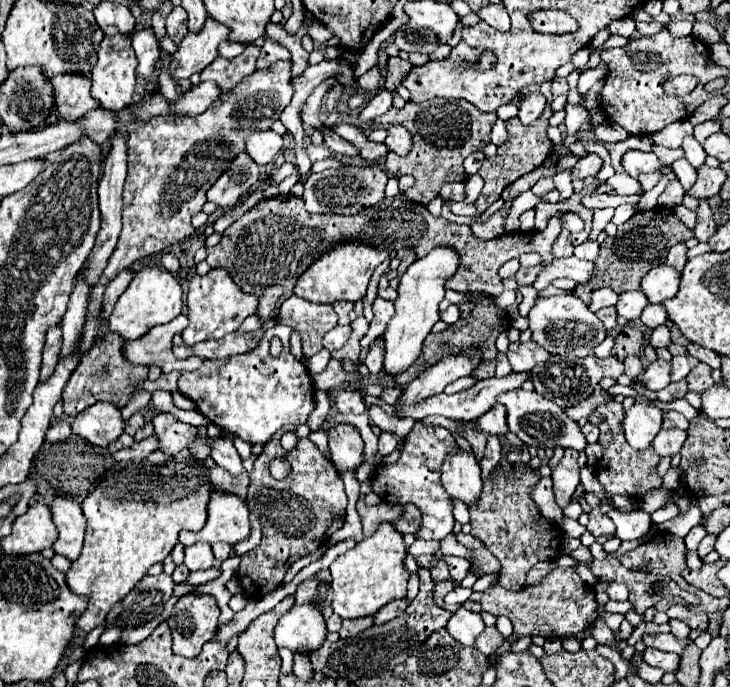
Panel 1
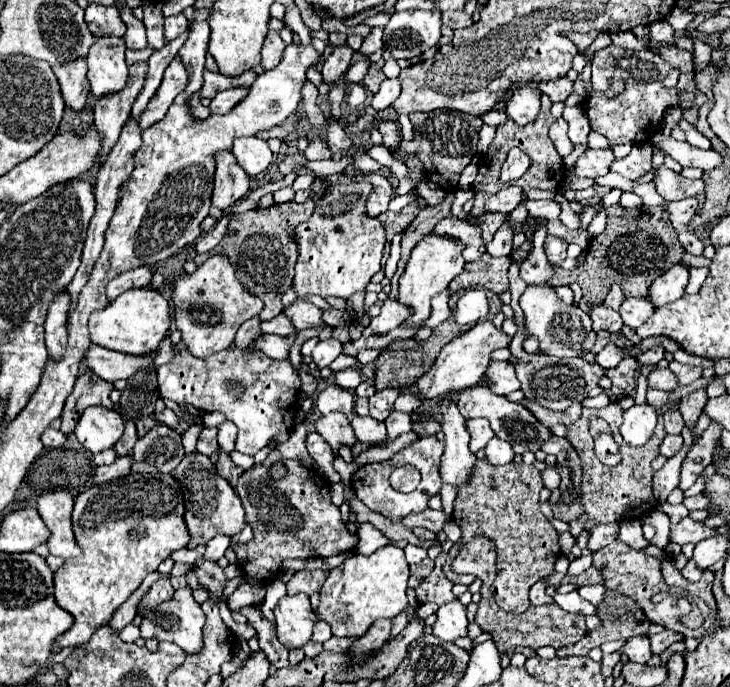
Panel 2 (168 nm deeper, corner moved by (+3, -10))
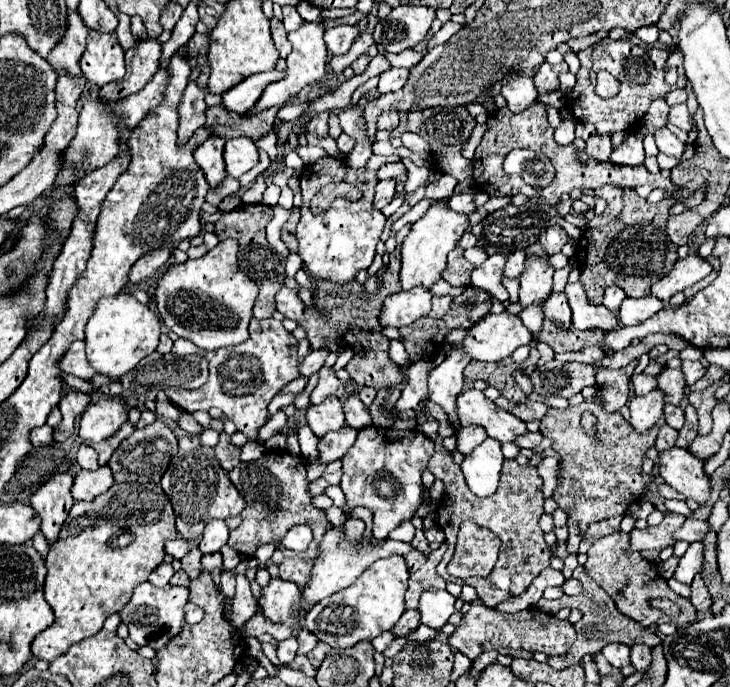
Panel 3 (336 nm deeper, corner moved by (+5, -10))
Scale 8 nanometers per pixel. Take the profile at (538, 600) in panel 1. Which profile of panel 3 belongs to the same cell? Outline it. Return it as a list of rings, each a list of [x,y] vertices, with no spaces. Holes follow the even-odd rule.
[[[477,598],[475,602],[471,602],[471,608],[463,616],[455,634],[449,636],[449,646],[461,650],[471,660],[475,660],[485,650],[499,650],[499,648],[521,648],[529,652],[539,650],[547,656],[563,656],[565,652],[569,652],[575,638],[577,632],[569,620],[561,620],[539,608],[527,608],[517,614],[505,614],[481,604],[481,600]]]

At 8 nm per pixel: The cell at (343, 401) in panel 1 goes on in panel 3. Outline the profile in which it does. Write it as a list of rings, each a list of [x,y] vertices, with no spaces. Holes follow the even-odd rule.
[[[327,366],[319,370],[319,384],[311,392],[311,404],[321,404],[327,396],[337,396],[341,402],[347,400],[347,390],[343,382],[335,376],[335,372]]]

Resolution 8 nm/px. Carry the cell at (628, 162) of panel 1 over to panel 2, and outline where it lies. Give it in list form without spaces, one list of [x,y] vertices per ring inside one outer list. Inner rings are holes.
[[[635,144],[631,154],[615,160],[611,164],[611,172],[617,172],[629,180],[641,178],[651,170],[651,144]]]

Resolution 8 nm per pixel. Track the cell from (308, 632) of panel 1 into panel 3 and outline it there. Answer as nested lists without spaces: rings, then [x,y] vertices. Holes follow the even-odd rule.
[[[273,578],[267,588],[261,590],[259,600],[265,618],[273,624],[283,624],[293,630],[301,630],[301,622],[307,612],[301,612],[301,590],[293,582]]]

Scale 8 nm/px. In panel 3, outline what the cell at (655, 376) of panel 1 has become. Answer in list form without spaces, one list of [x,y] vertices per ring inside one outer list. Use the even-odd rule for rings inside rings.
[[[665,368],[659,376],[657,376],[657,388],[663,390],[665,394],[665,402],[669,404],[679,404],[683,398],[683,390],[685,390],[685,378],[683,372],[679,368]]]

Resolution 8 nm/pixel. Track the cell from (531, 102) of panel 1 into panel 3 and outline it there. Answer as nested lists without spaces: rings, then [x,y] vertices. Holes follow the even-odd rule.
[[[515,76],[507,80],[501,88],[501,94],[513,112],[523,112],[537,100],[537,88],[529,76]]]

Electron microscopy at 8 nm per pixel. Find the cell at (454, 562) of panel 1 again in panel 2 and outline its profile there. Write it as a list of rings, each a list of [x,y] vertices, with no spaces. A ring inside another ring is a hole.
[[[441,552],[437,558],[435,558],[435,568],[433,572],[421,582],[421,586],[415,588],[415,598],[425,604],[425,602],[433,602],[433,604],[445,604],[445,600],[453,600],[453,582],[445,578],[443,574],[443,564],[445,564],[445,558],[447,554]]]

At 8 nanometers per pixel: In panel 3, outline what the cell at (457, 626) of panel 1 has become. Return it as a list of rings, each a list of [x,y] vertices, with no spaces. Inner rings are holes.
[[[427,590],[421,594],[419,612],[423,624],[429,628],[441,628],[455,612],[455,596],[451,596],[447,590]]]

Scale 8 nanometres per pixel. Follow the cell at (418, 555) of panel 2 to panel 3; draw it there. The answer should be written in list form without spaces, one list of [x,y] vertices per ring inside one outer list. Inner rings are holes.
[[[331,528],[331,530],[325,534],[319,550],[321,550],[321,556],[313,562],[313,576],[311,576],[311,580],[309,580],[309,586],[303,590],[303,608],[305,608],[305,610],[309,610],[313,604],[317,604],[319,600],[323,600],[325,596],[329,596],[329,594],[333,594],[333,592],[339,592],[339,590],[347,588],[349,584],[353,584],[353,582],[361,576],[361,572],[363,572],[367,566],[371,566],[375,560],[393,556],[393,554],[405,556],[405,554],[409,554],[409,552],[413,550],[413,546],[411,546],[409,542],[387,540],[383,546],[371,544],[371,546],[363,546],[363,548],[361,548],[359,544],[349,542],[349,540],[345,538],[343,530]]]

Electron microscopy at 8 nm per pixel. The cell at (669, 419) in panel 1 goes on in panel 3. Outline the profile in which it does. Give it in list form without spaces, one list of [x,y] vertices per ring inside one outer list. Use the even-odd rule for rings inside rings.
[[[665,404],[665,420],[667,420],[667,424],[671,426],[671,428],[675,428],[675,430],[681,430],[681,426],[683,426],[683,410],[679,408],[679,406],[673,406],[673,404]]]

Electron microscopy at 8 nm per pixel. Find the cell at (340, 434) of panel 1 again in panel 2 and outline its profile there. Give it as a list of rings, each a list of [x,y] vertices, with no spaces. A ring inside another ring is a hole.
[[[331,412],[327,416],[321,416],[315,422],[315,430],[333,448],[333,452],[339,450],[339,444],[353,444],[355,442],[349,418],[341,412]]]

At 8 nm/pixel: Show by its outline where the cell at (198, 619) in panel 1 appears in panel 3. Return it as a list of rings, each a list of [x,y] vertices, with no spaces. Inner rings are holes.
[[[143,582],[135,588],[131,600],[125,604],[125,608],[119,612],[121,620],[129,626],[129,636],[139,646],[151,646],[153,650],[161,650],[181,628],[185,622],[185,604],[189,602],[189,590],[183,586],[171,586],[155,588],[149,582]]]

